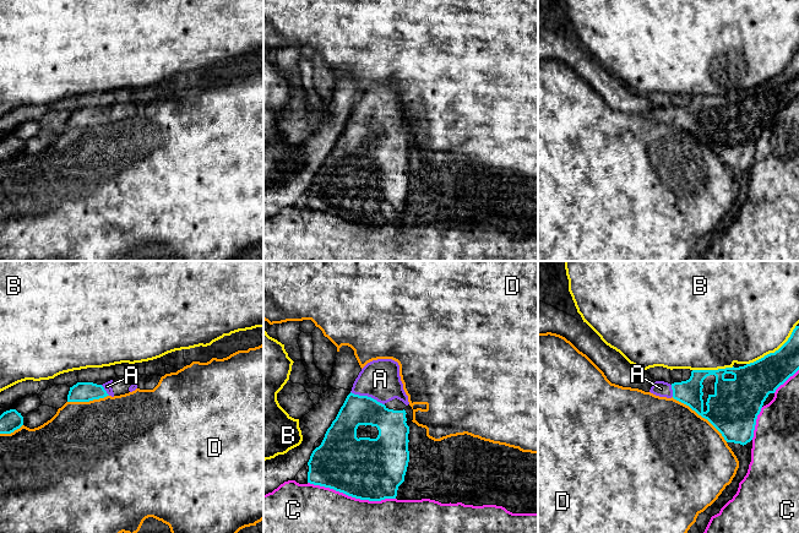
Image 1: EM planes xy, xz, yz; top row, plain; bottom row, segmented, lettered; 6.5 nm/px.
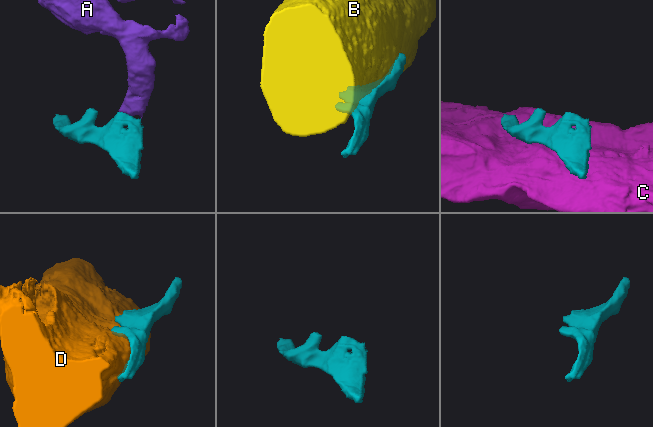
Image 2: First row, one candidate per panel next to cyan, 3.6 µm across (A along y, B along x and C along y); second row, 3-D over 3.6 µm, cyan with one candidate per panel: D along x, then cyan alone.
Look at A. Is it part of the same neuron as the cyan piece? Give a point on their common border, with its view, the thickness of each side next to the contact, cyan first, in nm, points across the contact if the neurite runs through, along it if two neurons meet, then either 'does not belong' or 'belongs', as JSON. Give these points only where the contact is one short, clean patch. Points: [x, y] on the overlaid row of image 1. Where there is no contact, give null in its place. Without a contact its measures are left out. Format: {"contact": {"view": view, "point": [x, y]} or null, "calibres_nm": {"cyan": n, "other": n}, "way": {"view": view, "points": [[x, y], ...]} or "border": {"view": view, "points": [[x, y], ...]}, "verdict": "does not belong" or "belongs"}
{"contact": {"view": "xz", "point": [367, 396]}, "calibres_nm": {"cyan": 190, "other": 260}, "way": {"view": "xz", "points": [[357, 409], [367, 396], [380, 379]]}, "verdict": "belongs"}

